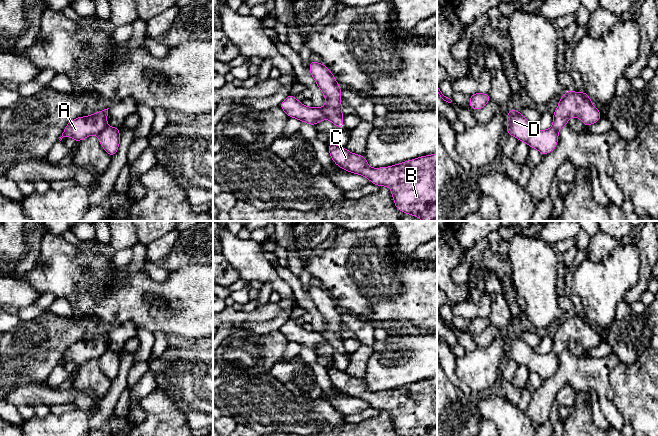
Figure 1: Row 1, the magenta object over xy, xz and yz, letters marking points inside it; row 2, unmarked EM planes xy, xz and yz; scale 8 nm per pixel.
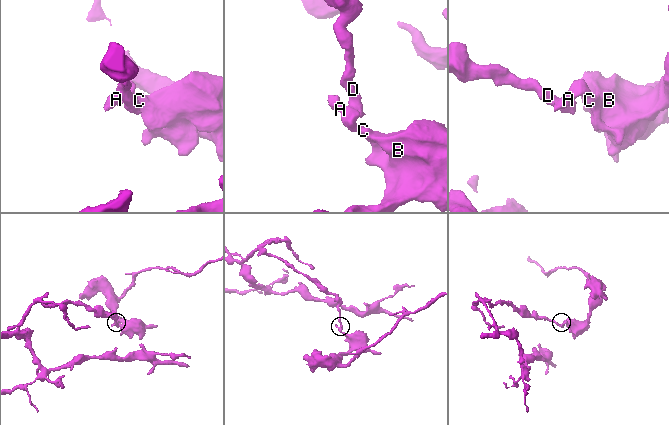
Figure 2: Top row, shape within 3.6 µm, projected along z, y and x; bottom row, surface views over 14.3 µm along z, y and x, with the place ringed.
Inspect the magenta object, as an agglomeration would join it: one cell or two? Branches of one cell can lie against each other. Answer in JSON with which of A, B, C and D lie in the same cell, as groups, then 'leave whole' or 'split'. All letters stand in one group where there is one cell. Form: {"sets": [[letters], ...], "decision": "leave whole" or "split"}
{"sets": [["A", "B", "C"], ["D"]], "decision": "split"}

